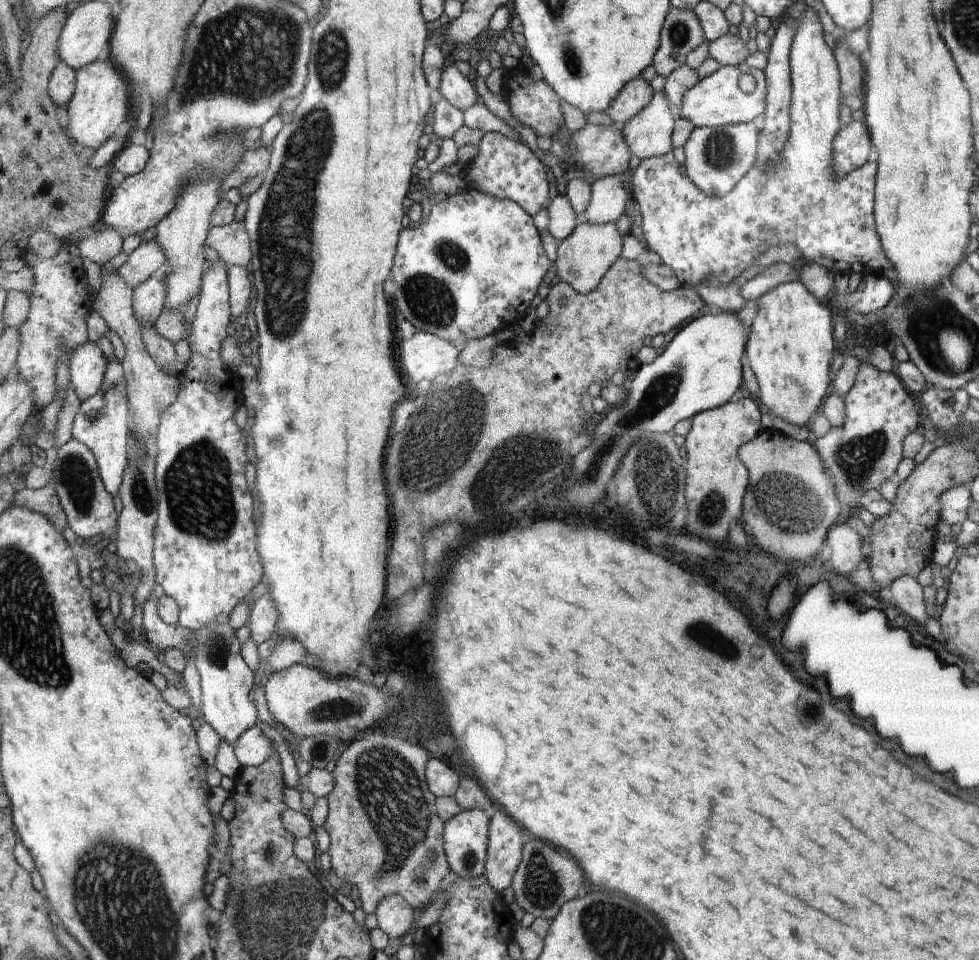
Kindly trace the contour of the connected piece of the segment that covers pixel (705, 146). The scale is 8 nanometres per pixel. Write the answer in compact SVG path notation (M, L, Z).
M758 122L692 129L683 146L686 155L686 175L708 196L721 197L729 193L755 164L759 131Z

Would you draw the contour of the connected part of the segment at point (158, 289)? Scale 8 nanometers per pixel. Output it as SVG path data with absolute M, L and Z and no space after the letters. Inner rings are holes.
M150 277L133 290L132 308L136 320L154 325L163 311L165 282Z

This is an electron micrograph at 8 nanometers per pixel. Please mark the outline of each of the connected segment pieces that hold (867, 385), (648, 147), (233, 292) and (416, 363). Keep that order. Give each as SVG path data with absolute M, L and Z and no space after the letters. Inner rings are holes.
M860 360L858 374L854 384L845 394L845 415L841 427L830 427L823 437L817 438L812 446L817 450L825 471L833 482L834 490L841 507L854 509L867 500L864 493L868 490L880 490L884 480L895 480L897 468L903 459L904 439L919 426L918 410L909 391L895 372L880 371Z
M654 92L651 103L621 126L621 131L631 156L647 159L672 151L674 125L675 118L671 115L662 92Z
M230 265L227 270L229 282L229 305L232 320L243 320L248 311L250 296L252 296L252 284L248 279L245 268L238 265Z
M424 331L417 332L412 338L400 342L398 358L404 368L404 374L412 380L412 384L418 384L422 380L433 382L440 378L448 376L460 363L459 356L461 348L457 347L454 342L440 338L432 333Z

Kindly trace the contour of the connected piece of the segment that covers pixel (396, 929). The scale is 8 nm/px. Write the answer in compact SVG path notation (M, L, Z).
M388 895L378 903L375 914L377 927L396 940L402 939L410 930L417 912L400 895Z

